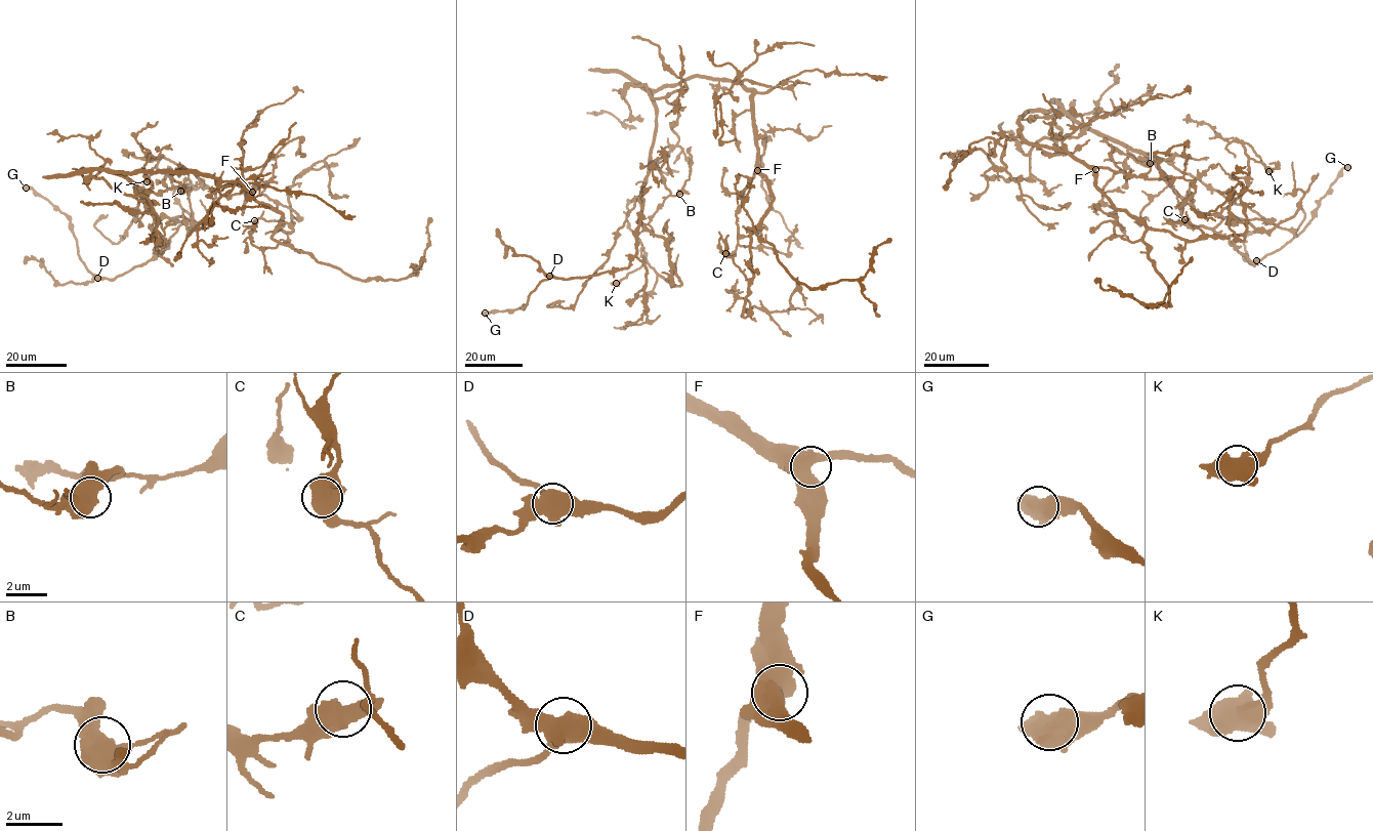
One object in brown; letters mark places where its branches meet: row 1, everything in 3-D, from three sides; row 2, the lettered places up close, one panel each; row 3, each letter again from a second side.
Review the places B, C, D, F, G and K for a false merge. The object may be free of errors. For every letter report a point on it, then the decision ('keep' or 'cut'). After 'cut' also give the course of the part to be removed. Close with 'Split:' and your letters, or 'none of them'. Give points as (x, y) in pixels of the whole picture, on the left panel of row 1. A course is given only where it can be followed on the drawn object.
B: at (180, 191); keep
C: at (254, 220); keep
D: at (97, 278); keep
F: at (252, 192); keep
G: at (26, 188); keep
K: at (147, 181); keep
Split: none of them

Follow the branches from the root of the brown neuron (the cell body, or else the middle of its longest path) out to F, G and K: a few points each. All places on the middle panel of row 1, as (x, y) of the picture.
F: (691, 78), (724, 79), (751, 88), (757, 170)
G: (691, 78), (653, 94), (654, 143), (630, 264), (583, 278), (548, 278), (524, 308), (485, 313)
K: (691, 78), (653, 94), (654, 143), (639, 199), (641, 225), (663, 236), (681, 284), (645, 262), (616, 283)

